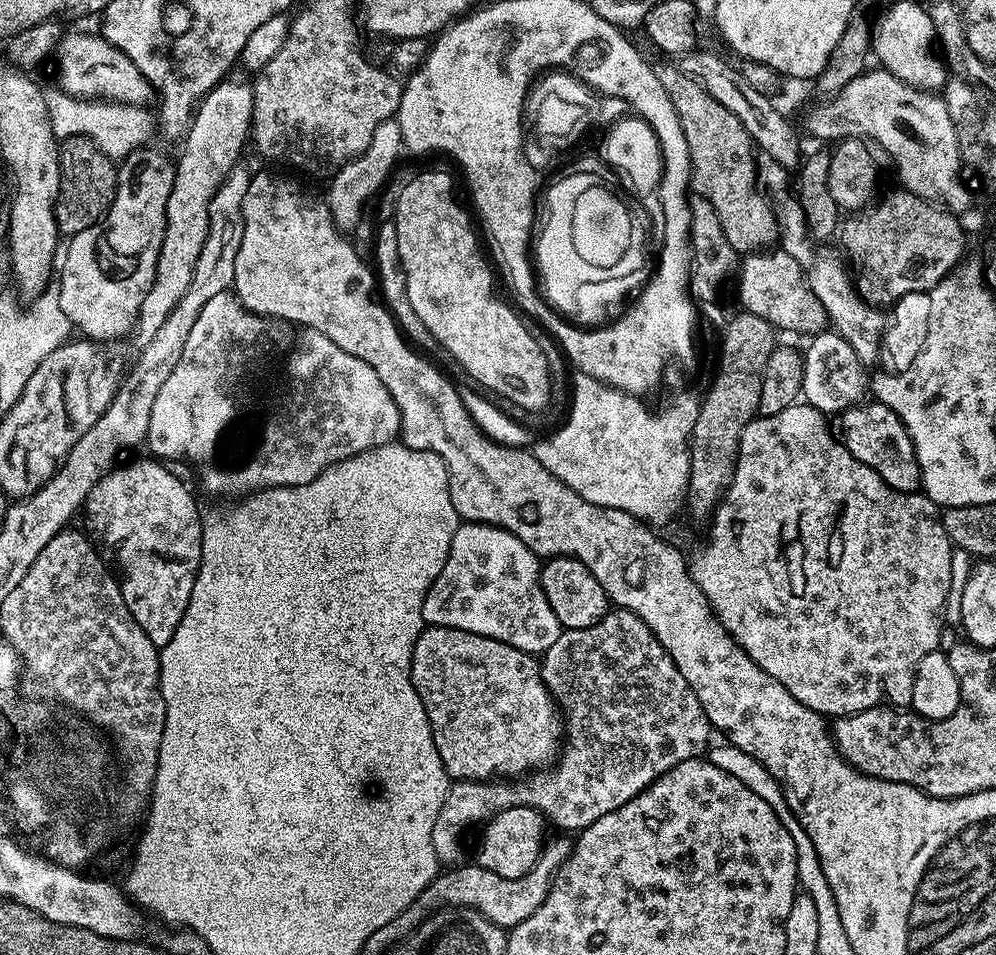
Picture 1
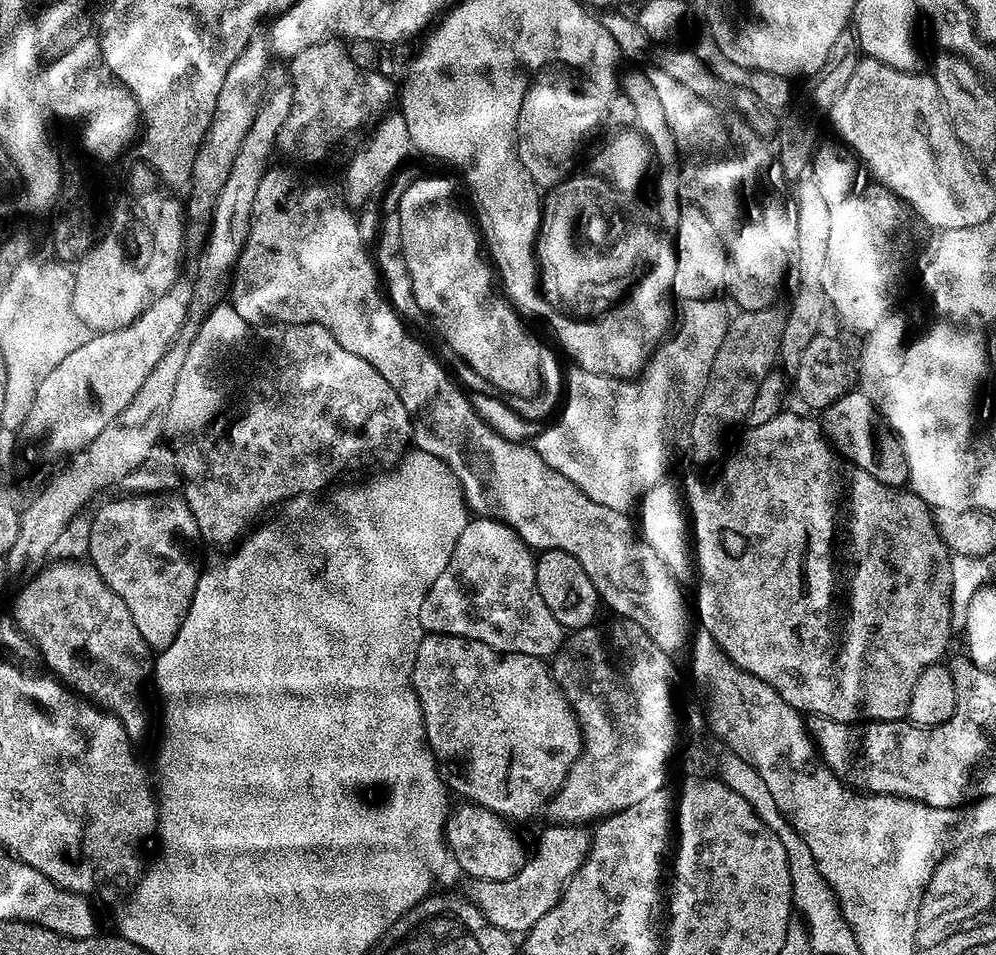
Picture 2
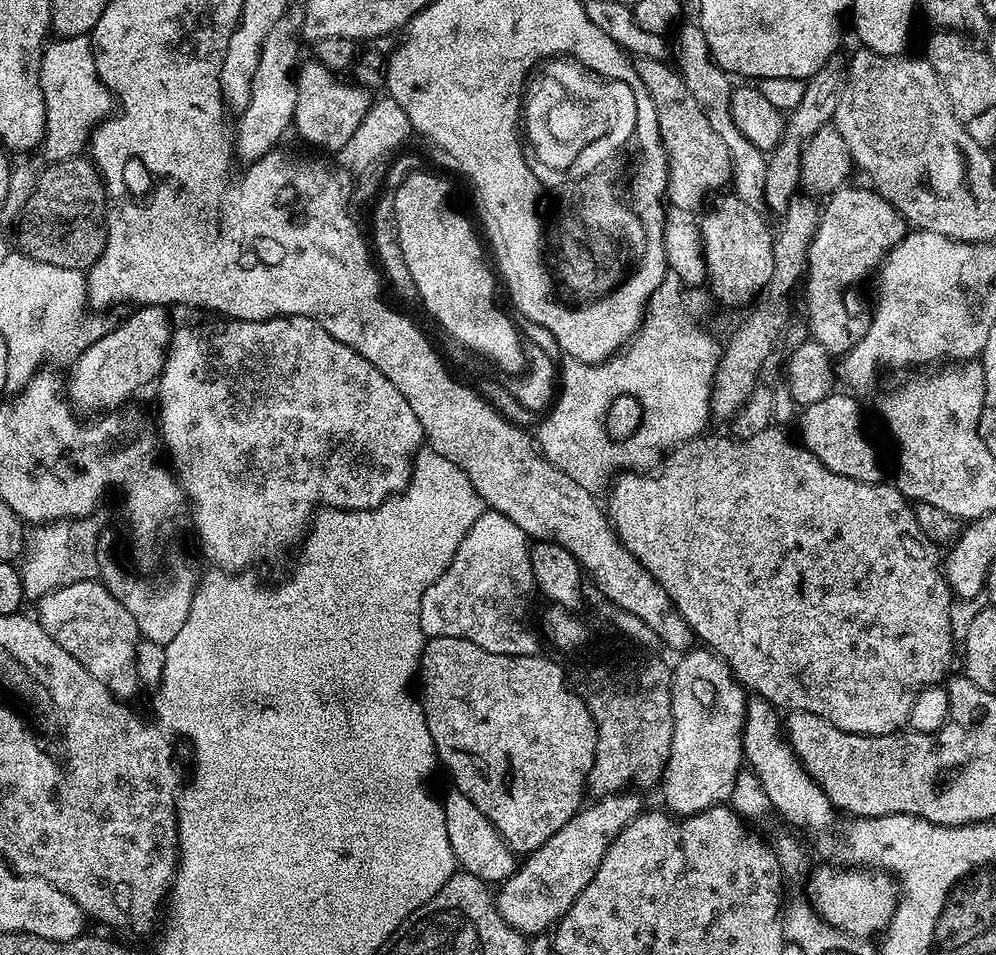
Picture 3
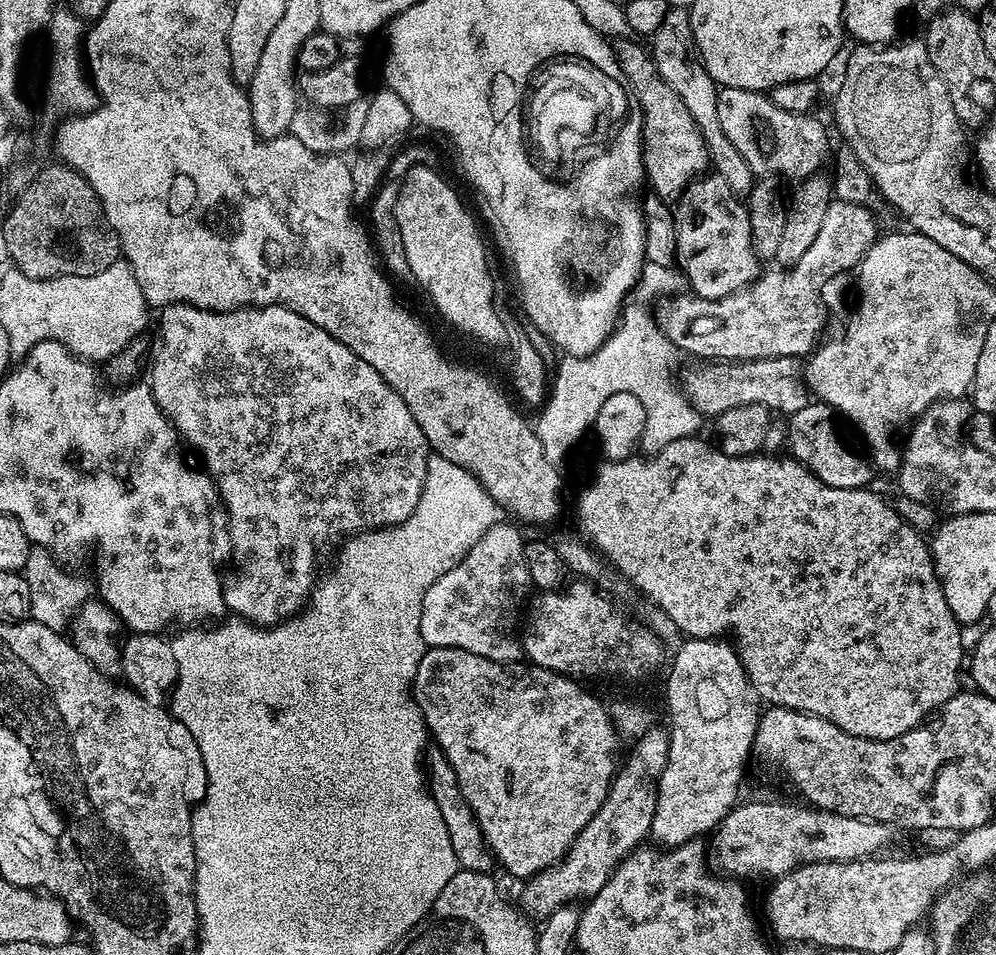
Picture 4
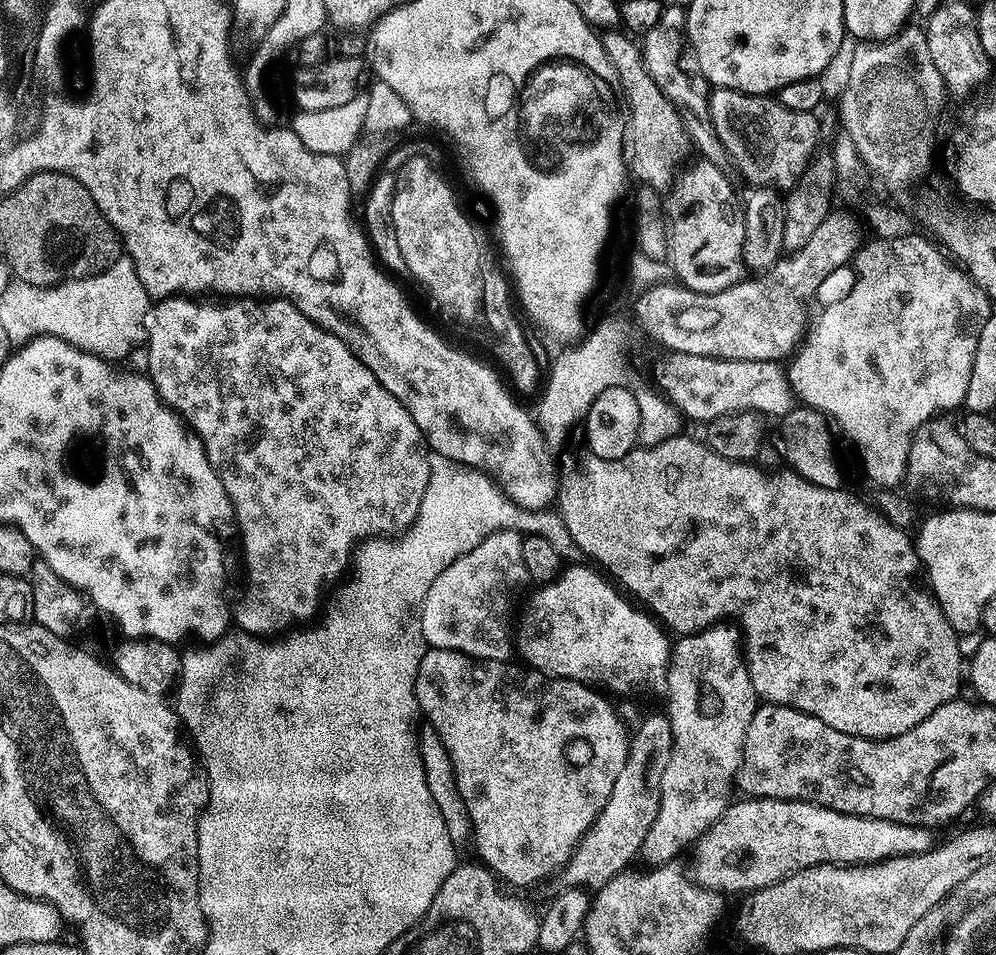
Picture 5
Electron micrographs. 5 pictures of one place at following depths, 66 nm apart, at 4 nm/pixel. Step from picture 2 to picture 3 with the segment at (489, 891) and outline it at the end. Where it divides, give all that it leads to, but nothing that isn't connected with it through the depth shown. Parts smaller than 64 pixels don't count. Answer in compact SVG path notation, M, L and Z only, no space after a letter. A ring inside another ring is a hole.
M632 790L617 792L615 796L605 796L599 802L581 807L576 816L558 830L546 843L532 852L528 860L517 867L516 873L499 885L495 893L496 908L502 918L514 930L523 932L531 938L547 933L570 906L590 886L598 866L602 866L604 852L618 838L626 825L642 811L640 800ZM589 807L589 808L588 808ZM549 927L549 928L548 928ZM548 928L548 929L547 929Z

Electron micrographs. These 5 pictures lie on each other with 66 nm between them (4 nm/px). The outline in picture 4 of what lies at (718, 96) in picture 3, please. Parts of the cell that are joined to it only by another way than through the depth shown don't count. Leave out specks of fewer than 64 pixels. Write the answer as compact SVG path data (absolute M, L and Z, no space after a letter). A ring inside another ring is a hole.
M669 7L666 18L662 18L662 26L658 26L656 33L650 38L652 61L656 63L656 73L682 98L686 110L690 110L690 118L698 126L702 138L708 147L711 167L717 176L728 176L732 172L745 171L744 160L738 153L728 146L726 134L722 134L722 126L718 126L718 86L710 78L700 61L700 54L696 51L694 30L690 26L690 11L687 7Z

